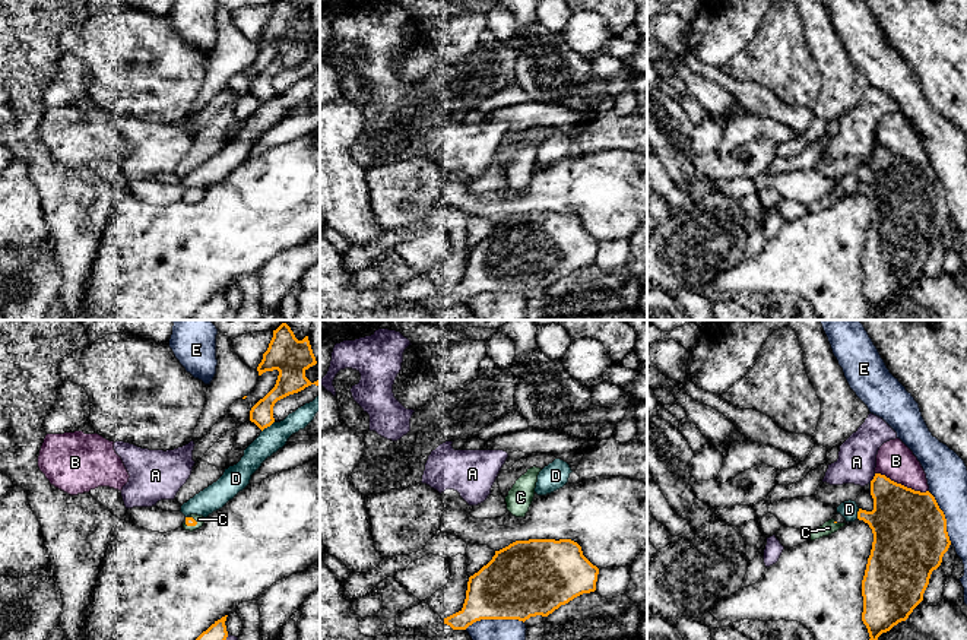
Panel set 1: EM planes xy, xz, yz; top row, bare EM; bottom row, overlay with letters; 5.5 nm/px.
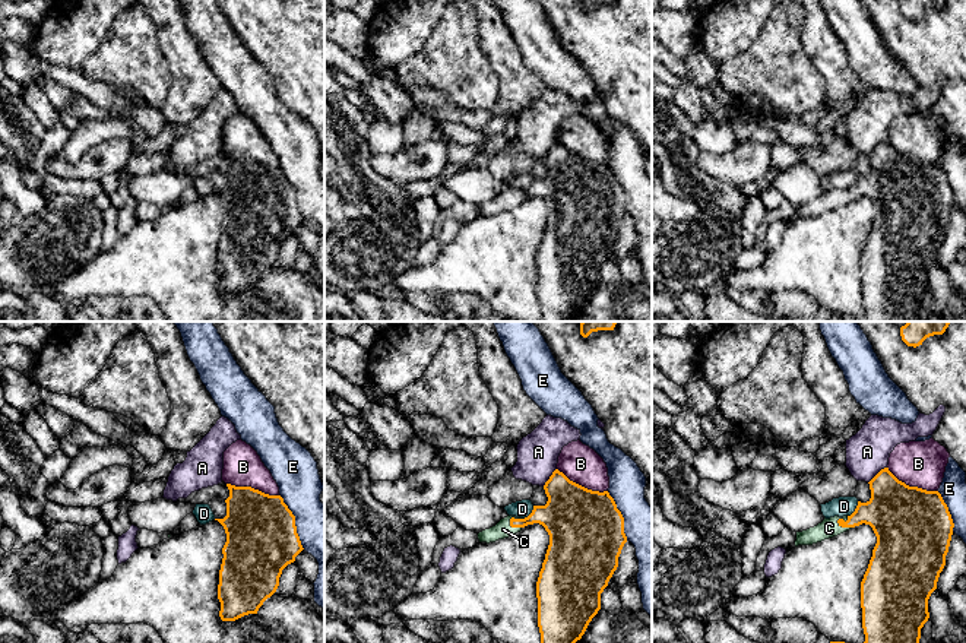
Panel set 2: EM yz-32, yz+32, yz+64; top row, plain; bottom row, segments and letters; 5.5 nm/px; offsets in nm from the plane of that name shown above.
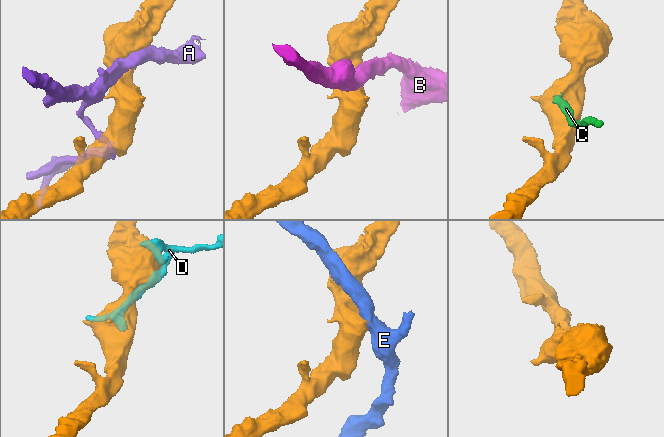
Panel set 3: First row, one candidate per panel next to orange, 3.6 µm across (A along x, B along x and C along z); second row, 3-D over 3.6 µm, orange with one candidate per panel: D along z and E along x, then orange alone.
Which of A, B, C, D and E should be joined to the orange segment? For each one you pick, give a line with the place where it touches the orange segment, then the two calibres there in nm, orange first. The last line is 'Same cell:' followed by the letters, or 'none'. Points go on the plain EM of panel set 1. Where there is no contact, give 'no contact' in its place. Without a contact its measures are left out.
C: contact xy (190, 197); calibres 50 and 50 nm
Same cell: C

